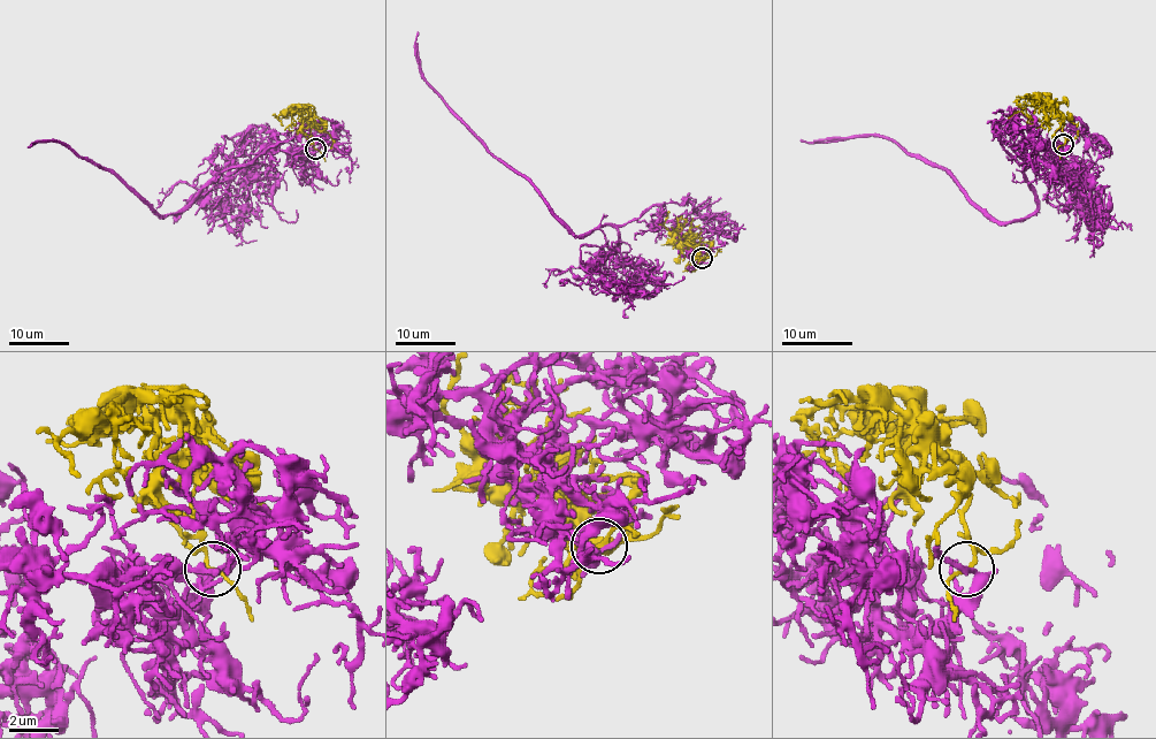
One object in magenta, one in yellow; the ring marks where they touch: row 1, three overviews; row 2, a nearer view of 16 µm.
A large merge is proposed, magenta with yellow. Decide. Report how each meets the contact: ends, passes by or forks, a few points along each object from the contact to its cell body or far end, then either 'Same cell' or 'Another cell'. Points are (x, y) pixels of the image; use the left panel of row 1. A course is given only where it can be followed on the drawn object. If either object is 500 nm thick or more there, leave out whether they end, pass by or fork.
At the ring magenta forks. At the ring yellow forks. Course of magenta: (315, 149), (304, 161), (295, 150), (262, 150), (224, 168), (183, 211), (159, 215), (68, 144), (31, 144). Course of yellow: (315, 149), (311, 117), (296, 106), (290, 111), (291, 123), (284, 129). Same cell

